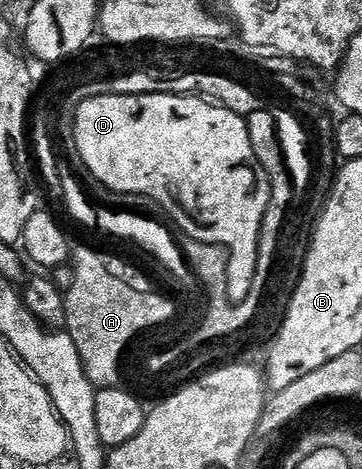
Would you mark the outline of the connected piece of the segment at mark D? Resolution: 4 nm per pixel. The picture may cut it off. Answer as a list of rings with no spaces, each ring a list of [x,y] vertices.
[[[155,92],[149,96],[98,96],[83,102],[77,109],[76,142],[81,165],[88,167],[87,175],[98,184],[104,184],[113,192],[130,195],[145,195],[160,208],[166,209],[168,219],[185,236],[198,242],[230,246],[241,252],[248,260],[256,253],[258,234],[262,230],[262,222],[266,218],[266,210],[270,202],[270,186],[258,158],[254,158],[254,146],[250,146],[248,121],[243,116],[234,114],[229,108],[220,107],[219,103],[209,102],[196,94],[177,96],[170,92]]]

